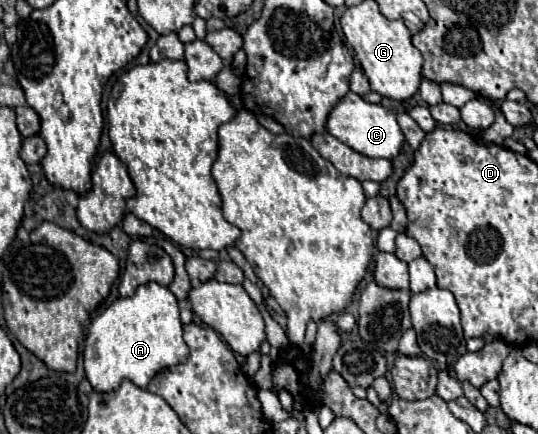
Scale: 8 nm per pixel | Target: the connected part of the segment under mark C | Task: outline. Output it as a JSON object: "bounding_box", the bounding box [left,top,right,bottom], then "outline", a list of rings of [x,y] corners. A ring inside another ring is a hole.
{"bounding_box":[326,92,404,158],"outline":[[[348,92],[338,104],[330,110],[326,120],[326,132],[350,146],[352,150],[370,156],[370,158],[394,158],[404,142],[404,134],[396,122],[396,114],[380,104],[368,104],[358,94]]]}

